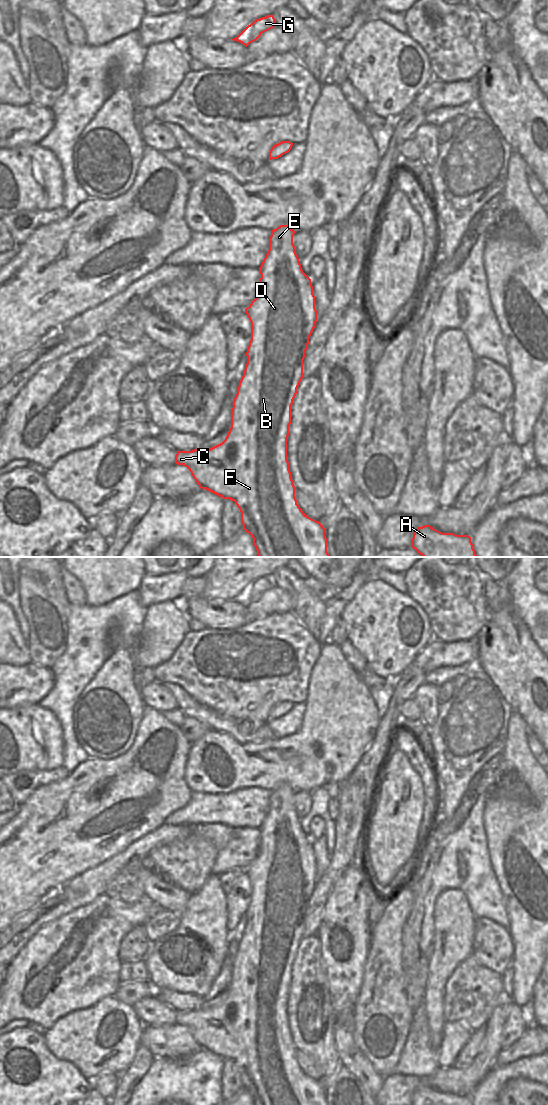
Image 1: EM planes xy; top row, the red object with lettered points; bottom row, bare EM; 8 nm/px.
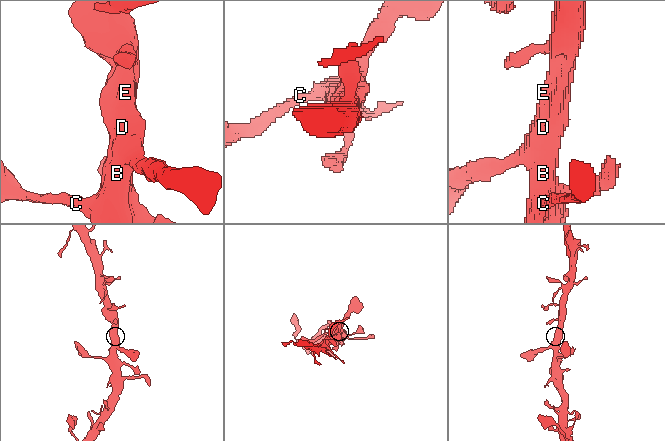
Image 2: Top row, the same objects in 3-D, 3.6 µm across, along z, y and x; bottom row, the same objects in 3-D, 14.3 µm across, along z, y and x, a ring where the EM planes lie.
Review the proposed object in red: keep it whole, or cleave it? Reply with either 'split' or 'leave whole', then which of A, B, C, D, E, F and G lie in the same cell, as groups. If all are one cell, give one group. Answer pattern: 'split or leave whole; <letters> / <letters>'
leave whole; A B C D E F G

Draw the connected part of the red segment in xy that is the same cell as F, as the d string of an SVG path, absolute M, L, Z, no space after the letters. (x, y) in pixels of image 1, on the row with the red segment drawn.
M280 225L271 231L271 236L269 238L269 250L259 268L259 272L261 274L259 290L257 292L257 296L245 309L245 312L251 322L251 340L245 354L247 356L247 364L232 404L231 428L225 440L210 449L199 448L192 451L177 451L175 456L175 463L178 465L184 465L191 472L193 478L201 489L206 489L223 499L230 499L235 502L241 512L243 529L253 538L253 544L259 557L329 557L327 552L325 528L319 521L308 517L297 504L297 500L295 498L295 486L291 478L289 462L287 460L287 438L289 436L289 426L291 424L291 406L297 394L297 388L303 378L303 360L305 358L305 352L309 344L309 338L318 319L317 310L315 308L313 286L311 284L311 279L303 272L299 258L295 252L295 246L293 244L294 234L295 231L288 225Z

